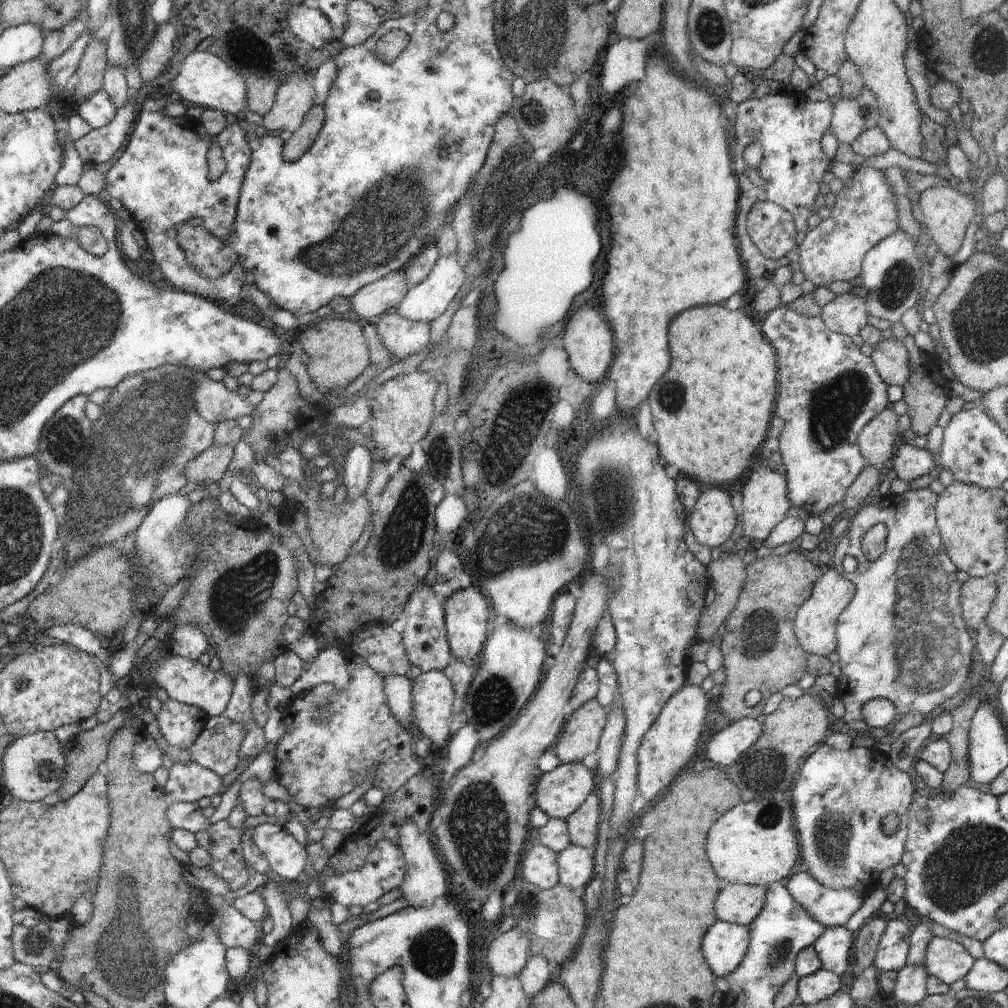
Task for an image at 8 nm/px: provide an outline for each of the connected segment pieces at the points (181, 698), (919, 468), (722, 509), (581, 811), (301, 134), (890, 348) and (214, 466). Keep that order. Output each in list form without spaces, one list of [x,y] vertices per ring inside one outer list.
[[[171,654],[166,660],[160,660],[154,681],[163,688],[170,699],[204,710],[210,717],[223,715],[232,695],[234,680],[223,669],[212,671],[198,660],[189,660]]]
[[[905,442],[898,444],[898,452],[888,467],[892,467],[898,479],[911,482],[932,472],[935,463],[932,454],[926,449],[909,446]]]
[[[715,487],[701,492],[686,520],[695,540],[712,549],[730,541],[738,518],[731,504],[731,496],[723,487]]]
[[[594,791],[566,820],[571,844],[580,846],[593,855],[597,844],[598,824],[601,821],[602,813],[598,792]]]
[[[314,105],[304,116],[302,125],[292,132],[290,140],[283,142],[282,157],[288,162],[298,160],[316,141],[325,122],[323,105]]]
[[[882,337],[880,342],[874,346],[871,358],[876,371],[886,385],[903,387],[908,376],[911,376],[908,352],[903,342],[894,337],[889,340]]]
[[[212,444],[184,468],[184,476],[188,478],[188,483],[215,482],[218,484],[227,475],[233,457],[234,446]]]

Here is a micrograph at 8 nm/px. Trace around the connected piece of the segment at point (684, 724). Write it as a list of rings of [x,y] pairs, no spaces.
[[[686,684],[682,690],[672,694],[656,722],[644,734],[638,748],[637,786],[639,795],[646,802],[656,802],[658,793],[674,781],[694,756],[698,738],[708,720],[708,705],[709,696],[701,686]]]

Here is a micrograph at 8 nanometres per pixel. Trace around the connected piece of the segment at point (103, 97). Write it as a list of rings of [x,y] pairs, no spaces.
[[[99,91],[83,103],[77,104],[76,110],[94,129],[108,126],[116,117],[117,109],[105,91]]]

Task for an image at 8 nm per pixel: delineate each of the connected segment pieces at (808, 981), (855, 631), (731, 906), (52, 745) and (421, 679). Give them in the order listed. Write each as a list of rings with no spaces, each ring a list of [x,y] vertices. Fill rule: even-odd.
[[[821,969],[812,975],[800,977],[797,990],[801,1005],[814,1006],[839,992],[840,988],[840,976],[827,969]]]
[[[924,488],[922,490],[909,490],[900,496],[894,496],[892,494],[886,493],[880,502],[876,504],[868,503],[868,506],[862,508],[857,513],[851,514],[851,522],[848,526],[848,530],[842,536],[838,546],[831,549],[832,561],[830,567],[836,570],[840,576],[845,580],[848,580],[854,587],[854,597],[850,600],[848,606],[840,616],[838,616],[838,622],[836,622],[836,637],[837,646],[836,652],[840,656],[840,668],[842,670],[840,676],[837,677],[837,697],[842,700],[844,707],[846,707],[846,713],[844,714],[844,722],[857,732],[858,735],[866,735],[868,730],[868,724],[864,722],[862,718],[862,706],[870,700],[884,699],[890,700],[893,703],[894,708],[896,708],[897,714],[907,714],[910,711],[916,710],[921,712],[932,712],[943,704],[947,699],[950,700],[952,697],[957,696],[958,692],[962,690],[962,684],[966,680],[968,673],[972,666],[972,650],[974,650],[975,640],[970,638],[968,634],[968,626],[962,618],[961,610],[961,583],[956,578],[957,569],[956,566],[951,562],[951,560],[945,555],[943,550],[943,544],[941,540],[941,535],[937,526],[937,521],[935,518],[935,508],[939,496],[936,495],[930,488]],[[874,524],[884,524],[887,527],[887,542],[885,545],[885,550],[883,554],[880,554],[876,560],[868,560],[864,556],[862,551],[862,540],[864,534],[874,526]],[[846,556],[851,556],[855,558],[858,562],[856,570],[854,572],[846,572],[843,567],[843,560]]]
[[[729,883],[716,896],[716,916],[718,920],[749,926],[766,904],[768,887]]]
[[[39,731],[16,736],[6,746],[4,754],[1,754],[2,780],[15,799],[28,803],[45,803],[62,788],[68,762],[60,744],[54,733]]]
[[[432,670],[420,674],[411,684],[413,713],[418,719],[421,736],[436,746],[442,746],[450,737],[453,704],[456,692],[443,671]]]

